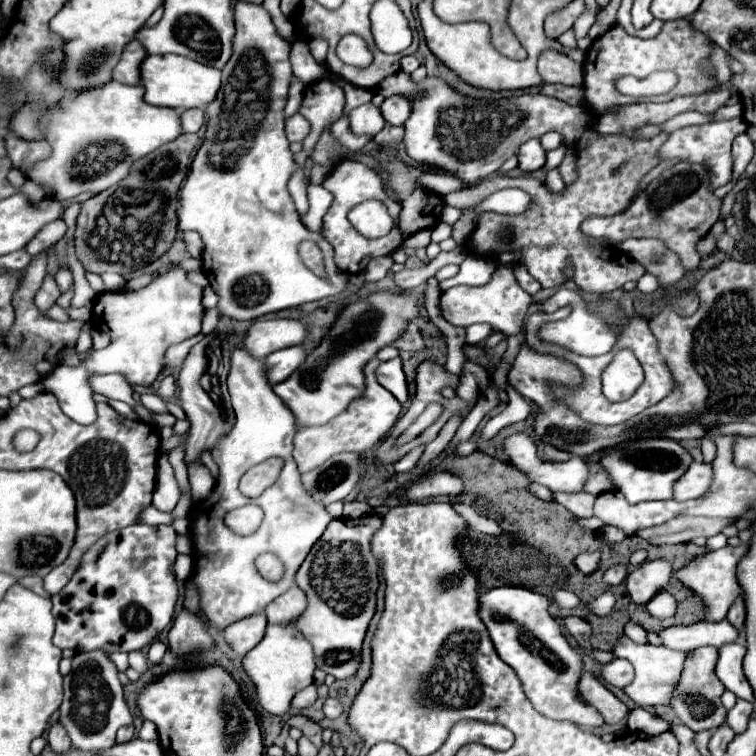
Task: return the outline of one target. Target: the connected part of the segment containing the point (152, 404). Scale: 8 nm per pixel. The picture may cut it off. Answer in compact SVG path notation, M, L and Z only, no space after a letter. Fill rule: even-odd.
M143 393L141 395L141 403L151 411L151 413L167 413L167 407L165 407L165 403L163 403L163 399L159 397L159 395L155 395L155 393Z

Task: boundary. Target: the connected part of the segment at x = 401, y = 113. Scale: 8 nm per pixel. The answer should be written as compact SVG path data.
M393 95L383 101L381 113L389 125L403 125L413 111L413 103L415 103L415 99L411 99L411 97Z

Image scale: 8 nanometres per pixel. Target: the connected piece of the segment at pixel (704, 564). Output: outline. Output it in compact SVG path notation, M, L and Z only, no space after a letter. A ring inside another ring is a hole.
M739 545L739 547L723 547L717 551L709 551L703 555L695 555L683 569L677 571L677 579L691 589L699 601L705 607L705 617L703 621L721 621L725 619L729 607L733 605L733 601L737 599L737 595L741 593L741 587L735 579L735 567L739 563L739 559L745 555L747 545Z

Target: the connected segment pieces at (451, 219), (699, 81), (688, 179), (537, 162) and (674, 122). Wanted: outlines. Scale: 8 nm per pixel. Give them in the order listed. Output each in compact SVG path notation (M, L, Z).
M444 205L441 211L440 220L453 225L461 217L461 210L449 205Z
M675 19L667 21L661 29L661 33L653 39L639 39L623 31L623 27L609 29L603 37L595 39L589 47L589 61L585 57L585 103L591 105L591 111L603 113L611 105L629 105L635 103L633 97L625 97L615 89L615 79L621 75L633 75L637 79L647 77L653 71L673 71L679 81L673 87L671 93L659 95L657 101L669 101L675 95L691 95L691 93L703 93L717 85L713 77L707 77L701 73L701 65L705 63L705 57L709 53L711 41L695 31L691 27L689 19Z
M681 161L665 169L655 181L651 181L649 187L623 213L611 217L589 217L589 235L611 237L615 243L629 237L659 239L669 247L669 251L679 255L679 261L685 267L685 277L691 277L691 273L699 269L699 255L695 251L695 243L705 237L707 231L717 223L719 207L721 199L717 199L713 191L709 191L707 171L699 165Z
M531 139L521 145L519 149L519 169L525 173L533 173L545 165L545 151L539 143L539 139Z
M696 111L684 112L663 123L661 130L665 133L671 133L674 130L688 125L697 125L712 121L713 117L709 114L702 114Z

